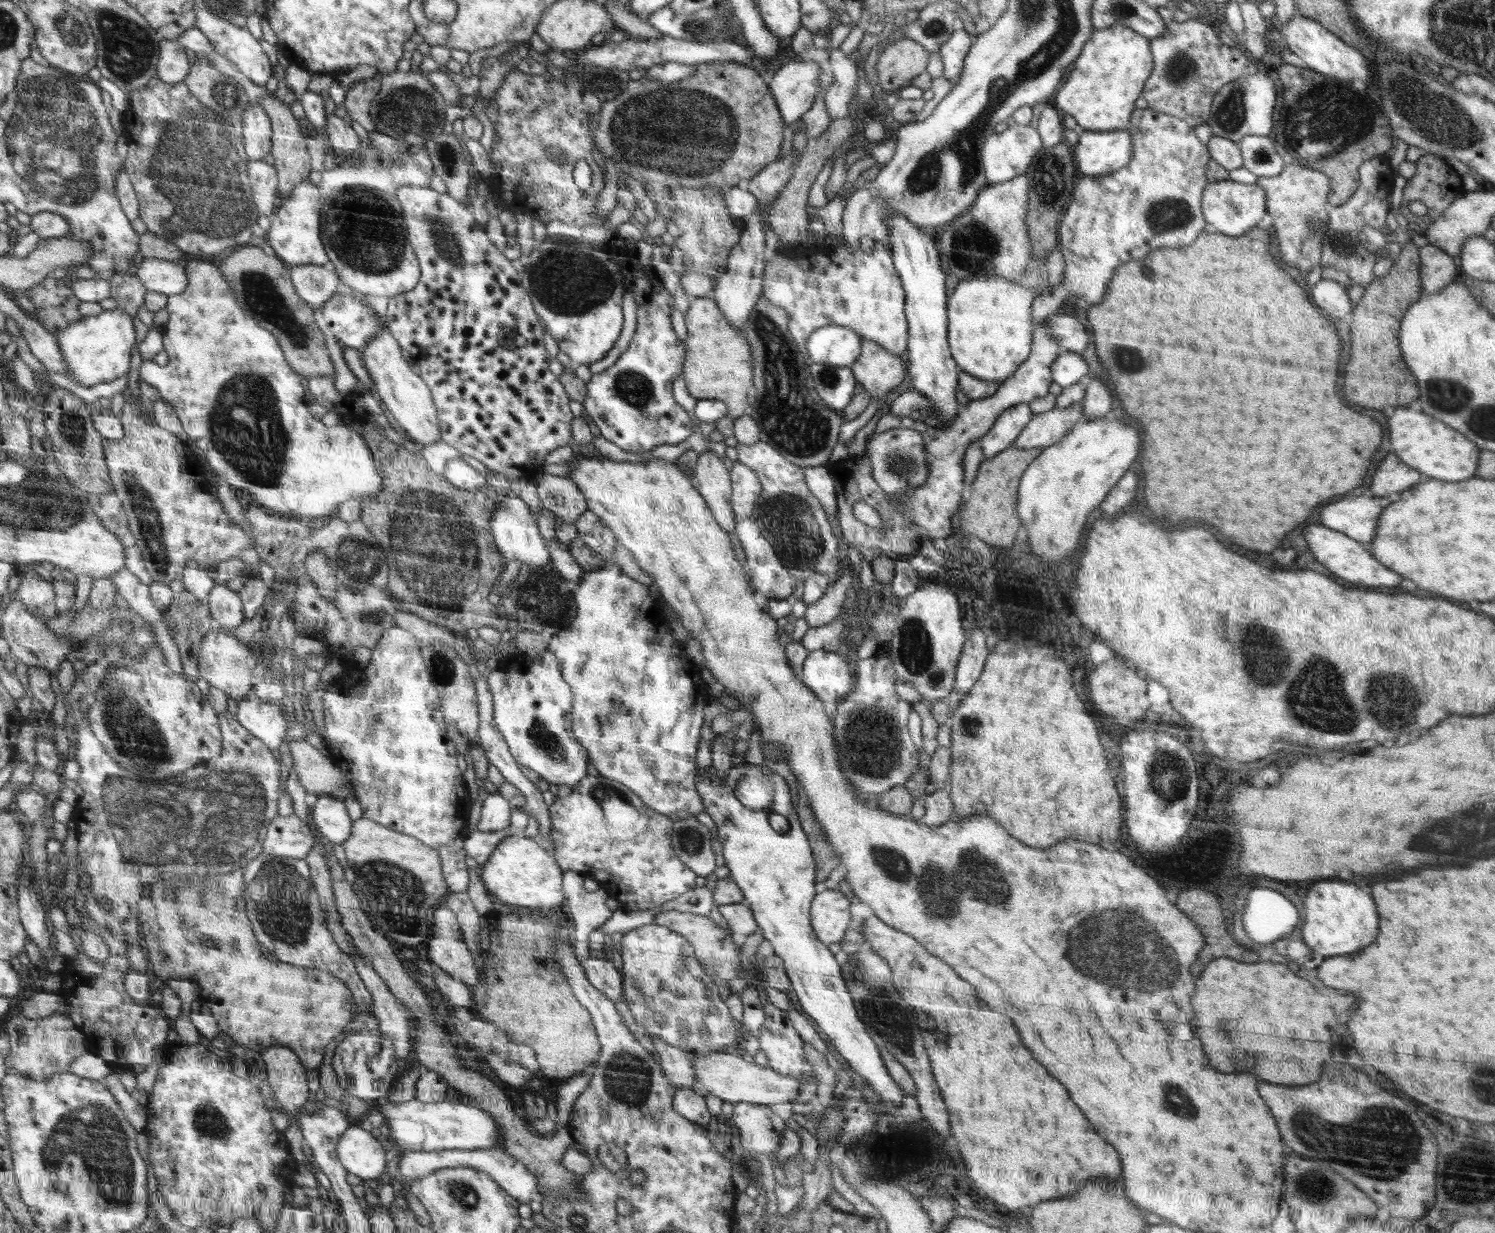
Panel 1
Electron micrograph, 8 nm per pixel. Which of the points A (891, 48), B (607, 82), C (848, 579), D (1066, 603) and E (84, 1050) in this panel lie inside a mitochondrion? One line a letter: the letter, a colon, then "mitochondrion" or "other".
A: other
B: mitochondrion
C: other
D: other
E: other

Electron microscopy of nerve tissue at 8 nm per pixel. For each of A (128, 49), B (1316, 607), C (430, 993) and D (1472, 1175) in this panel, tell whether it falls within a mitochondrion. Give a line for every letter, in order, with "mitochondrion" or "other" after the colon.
A: mitochondrion
B: other
C: other
D: other

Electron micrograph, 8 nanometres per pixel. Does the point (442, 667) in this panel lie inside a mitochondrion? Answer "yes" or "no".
yes

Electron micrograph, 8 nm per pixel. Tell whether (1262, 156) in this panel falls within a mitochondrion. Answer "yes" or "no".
yes

